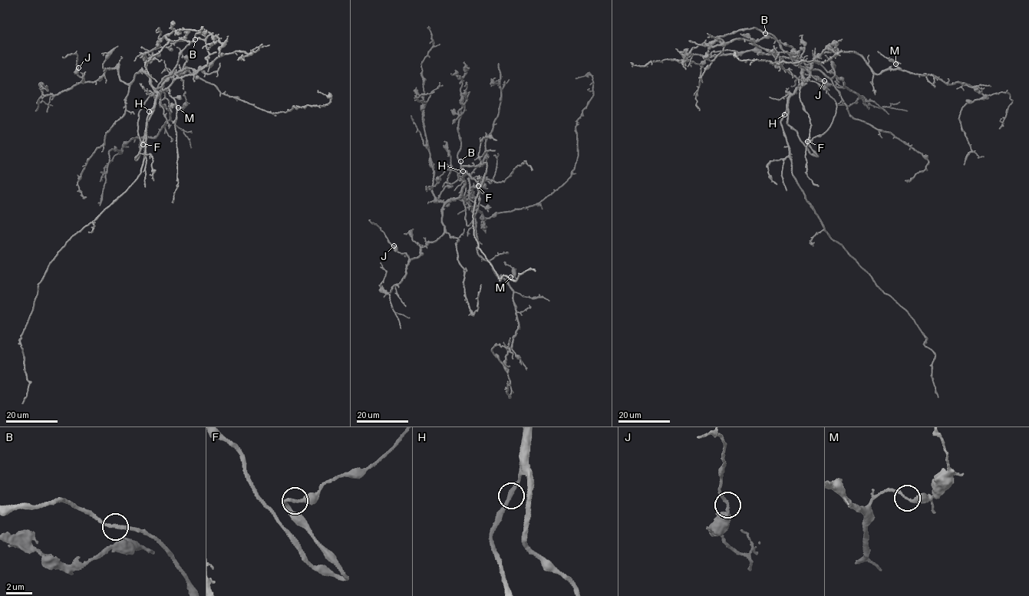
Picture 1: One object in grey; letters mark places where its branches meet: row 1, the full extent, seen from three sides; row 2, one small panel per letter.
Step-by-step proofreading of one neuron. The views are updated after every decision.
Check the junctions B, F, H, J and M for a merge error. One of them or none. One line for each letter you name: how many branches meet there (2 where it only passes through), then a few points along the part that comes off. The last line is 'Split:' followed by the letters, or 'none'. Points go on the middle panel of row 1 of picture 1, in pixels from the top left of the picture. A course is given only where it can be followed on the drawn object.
Split: none

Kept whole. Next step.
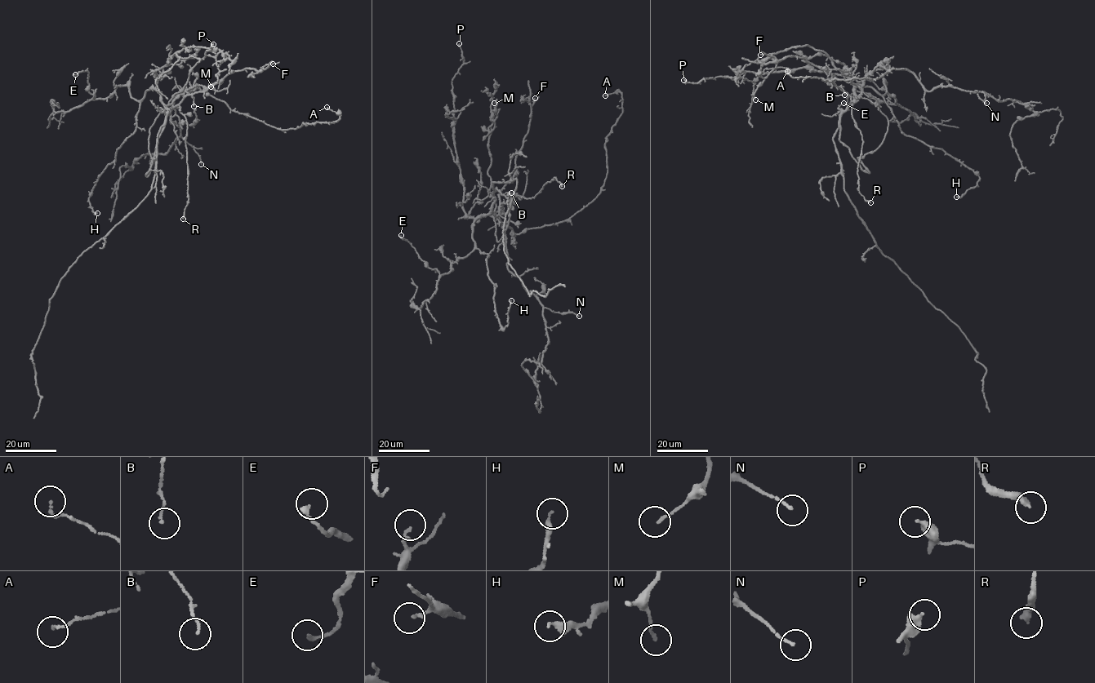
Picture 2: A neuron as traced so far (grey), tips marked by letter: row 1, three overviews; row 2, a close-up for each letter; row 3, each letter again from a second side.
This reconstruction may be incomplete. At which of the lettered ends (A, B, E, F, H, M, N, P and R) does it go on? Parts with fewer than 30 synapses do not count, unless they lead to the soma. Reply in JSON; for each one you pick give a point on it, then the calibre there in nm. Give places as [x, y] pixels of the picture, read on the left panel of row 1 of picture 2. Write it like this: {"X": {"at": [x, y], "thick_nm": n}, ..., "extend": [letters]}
{"extend": []}

